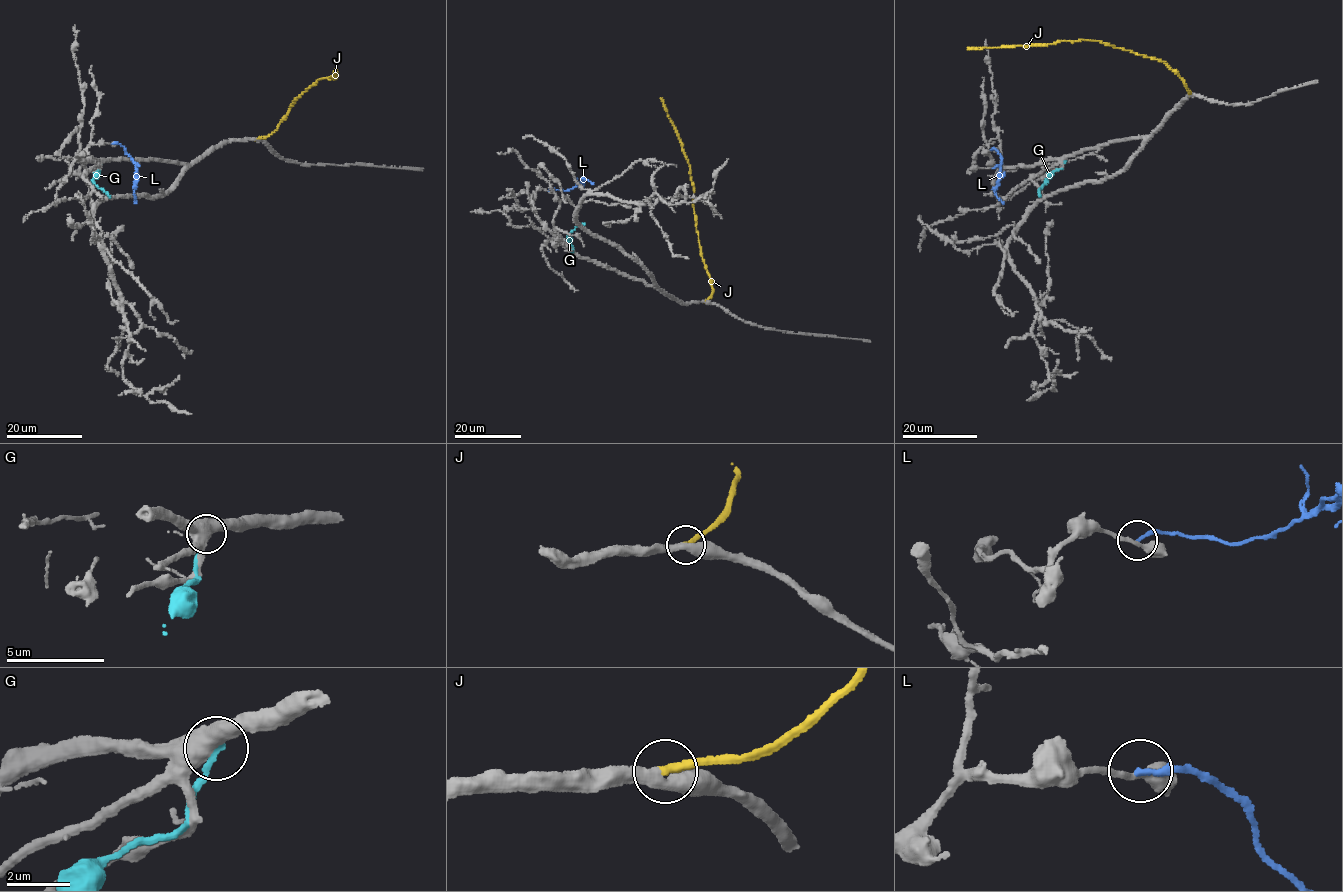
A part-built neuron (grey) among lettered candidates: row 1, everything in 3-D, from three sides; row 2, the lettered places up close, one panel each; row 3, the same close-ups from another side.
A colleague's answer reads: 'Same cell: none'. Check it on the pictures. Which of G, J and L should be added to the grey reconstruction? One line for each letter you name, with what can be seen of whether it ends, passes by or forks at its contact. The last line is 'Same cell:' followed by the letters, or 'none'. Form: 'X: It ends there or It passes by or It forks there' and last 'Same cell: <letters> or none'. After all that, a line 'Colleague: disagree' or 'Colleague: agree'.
J: It ends there
Same cell: J
Colleague: disagree

